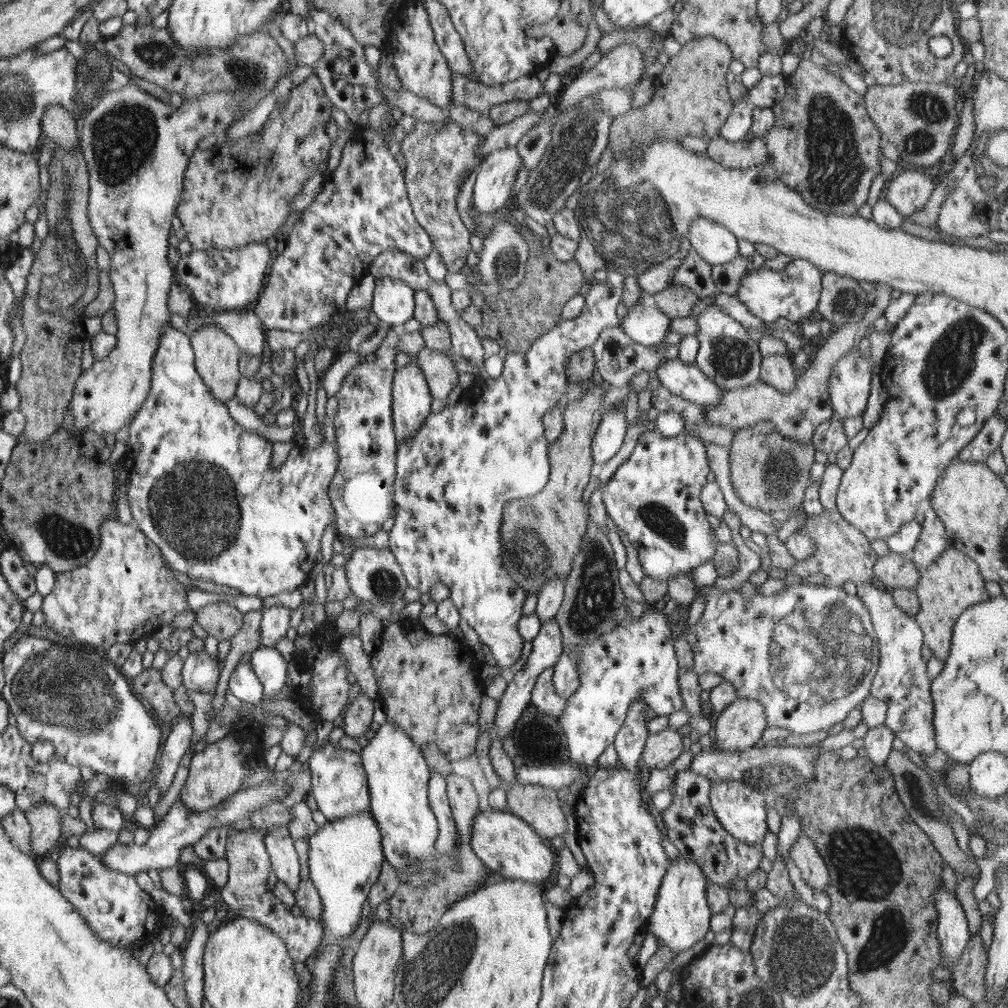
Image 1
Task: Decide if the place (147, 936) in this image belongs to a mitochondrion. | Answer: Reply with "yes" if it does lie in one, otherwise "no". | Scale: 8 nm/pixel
no

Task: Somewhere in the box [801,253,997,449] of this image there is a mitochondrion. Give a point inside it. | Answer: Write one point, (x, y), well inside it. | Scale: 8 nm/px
(947, 366)

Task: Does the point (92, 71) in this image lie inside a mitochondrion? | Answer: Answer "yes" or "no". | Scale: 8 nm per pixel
yes

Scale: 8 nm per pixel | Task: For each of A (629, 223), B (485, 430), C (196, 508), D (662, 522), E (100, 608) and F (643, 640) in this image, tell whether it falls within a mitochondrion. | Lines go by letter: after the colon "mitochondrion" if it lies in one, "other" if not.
A: mitochondrion
B: other
C: mitochondrion
D: mitochondrion
E: other
F: other

